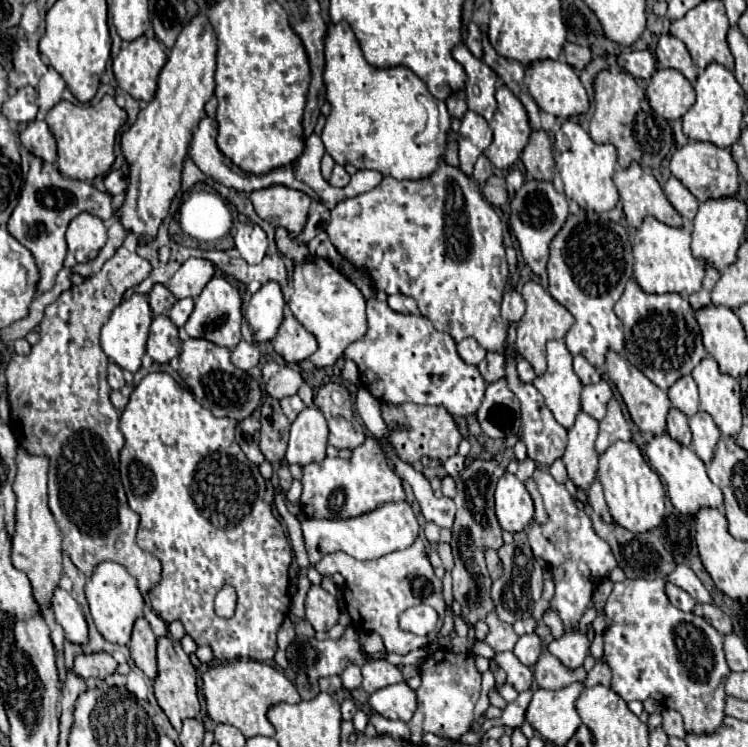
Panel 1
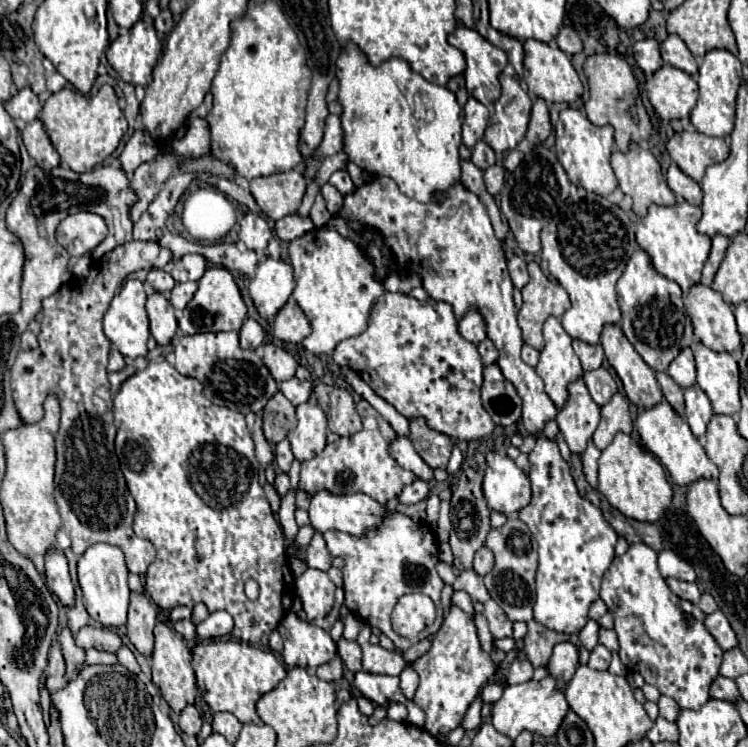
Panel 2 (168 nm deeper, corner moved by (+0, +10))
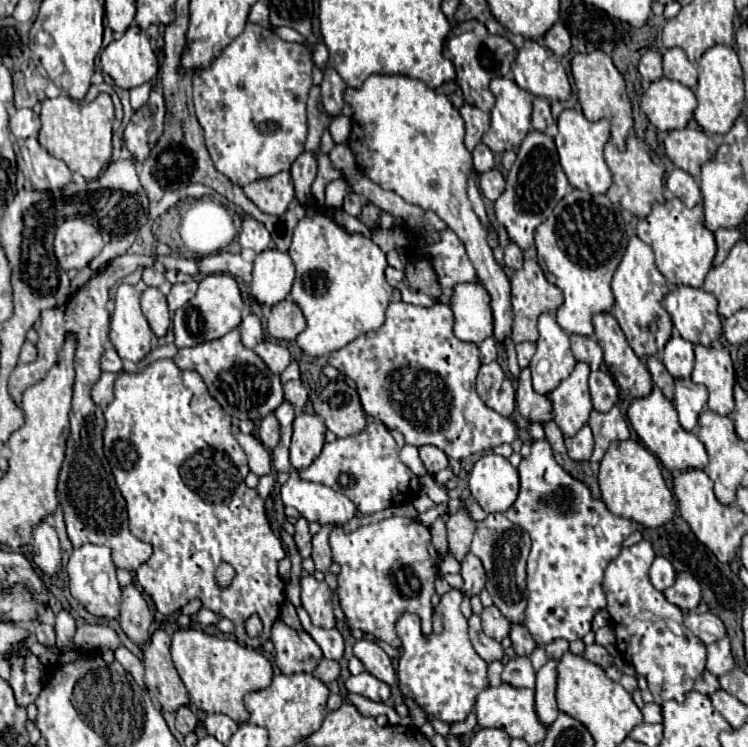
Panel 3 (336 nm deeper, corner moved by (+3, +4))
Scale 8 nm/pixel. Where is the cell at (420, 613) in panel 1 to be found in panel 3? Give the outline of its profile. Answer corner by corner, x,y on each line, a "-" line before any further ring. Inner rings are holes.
450,590
440,598
444,632
432,634
430,638
422,636
420,618
414,614
406,612
396,622
396,634
402,640
402,654
398,664
400,690
406,698
414,700
426,714
434,714
438,720
446,724
464,722
466,716
474,710
476,696
488,686
488,664
476,654
470,642
468,620
460,612
460,602
460,590

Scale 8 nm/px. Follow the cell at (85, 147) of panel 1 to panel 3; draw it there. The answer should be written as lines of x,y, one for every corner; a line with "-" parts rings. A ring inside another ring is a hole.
98,94
98,98
86,106
78,104
70,96
58,96
42,102
42,128
38,134
38,142
54,156
66,162
72,172
82,174
86,180
98,178
102,166
110,160
112,154
112,118
114,106
108,94

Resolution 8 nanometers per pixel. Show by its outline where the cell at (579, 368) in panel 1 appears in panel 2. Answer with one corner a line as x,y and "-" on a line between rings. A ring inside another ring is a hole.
573,340
573,350
579,356
583,370
595,370
603,362
601,344
585,344
583,340

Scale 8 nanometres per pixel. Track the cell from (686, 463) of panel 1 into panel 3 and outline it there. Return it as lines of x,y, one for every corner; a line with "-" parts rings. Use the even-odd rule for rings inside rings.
654,386
652,394
646,398
636,398
632,400
630,408
628,408
628,420
634,428
634,432
640,436
640,440
644,442
644,446
664,464
664,468
668,468
670,472
686,472
686,470
704,470
708,466
708,454
704,450
704,444
692,434
682,430
682,426
678,424
678,414
672,402
668,402
662,394
662,390
658,390

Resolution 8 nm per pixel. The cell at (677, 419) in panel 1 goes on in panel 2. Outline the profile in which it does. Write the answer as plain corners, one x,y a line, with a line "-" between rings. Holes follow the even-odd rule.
657,372
657,380
659,380
659,386
663,390
663,396
665,400
673,406
673,410
683,416
685,414
685,402
683,402
683,388
667,374
667,372

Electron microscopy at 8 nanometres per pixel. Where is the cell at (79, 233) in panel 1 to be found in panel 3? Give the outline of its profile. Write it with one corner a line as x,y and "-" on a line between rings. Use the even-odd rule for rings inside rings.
66,220
56,230
54,252
64,270
82,270
104,248
100,230
84,220

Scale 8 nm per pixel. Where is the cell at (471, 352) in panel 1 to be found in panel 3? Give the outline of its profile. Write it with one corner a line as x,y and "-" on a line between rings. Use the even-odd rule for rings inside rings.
480,282
462,284
454,290
454,334
462,342
480,344
492,336
492,310
490,298

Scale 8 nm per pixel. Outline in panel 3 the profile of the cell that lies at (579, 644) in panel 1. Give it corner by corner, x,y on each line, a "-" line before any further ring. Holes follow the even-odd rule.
548,660
536,674
536,714
542,724
550,726
558,716
556,706
556,680
558,680
558,660

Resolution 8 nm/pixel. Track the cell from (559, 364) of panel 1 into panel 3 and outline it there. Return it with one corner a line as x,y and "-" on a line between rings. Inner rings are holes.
552,314
538,318
540,338
536,342
536,354
530,362
532,382
536,394
550,394
576,366
576,358
570,350
568,334
558,326

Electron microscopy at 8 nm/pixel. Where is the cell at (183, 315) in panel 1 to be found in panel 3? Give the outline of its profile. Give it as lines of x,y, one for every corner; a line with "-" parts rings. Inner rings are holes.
186,282
186,284
174,284
170,294
168,294
168,306
170,312
176,312
178,308
182,308
198,290
198,282

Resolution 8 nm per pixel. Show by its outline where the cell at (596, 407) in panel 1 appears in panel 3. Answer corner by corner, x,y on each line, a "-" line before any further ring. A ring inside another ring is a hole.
590,372
590,394
594,410
606,412
618,402
618,388
614,380
604,372

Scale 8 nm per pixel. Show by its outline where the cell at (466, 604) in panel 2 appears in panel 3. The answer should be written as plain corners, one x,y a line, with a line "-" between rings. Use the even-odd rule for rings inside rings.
468,554
462,560
462,578
464,578
462,594
466,598
472,598
472,596
476,596
476,594
482,592
484,580
486,580
486,572
484,572
482,562
474,554

